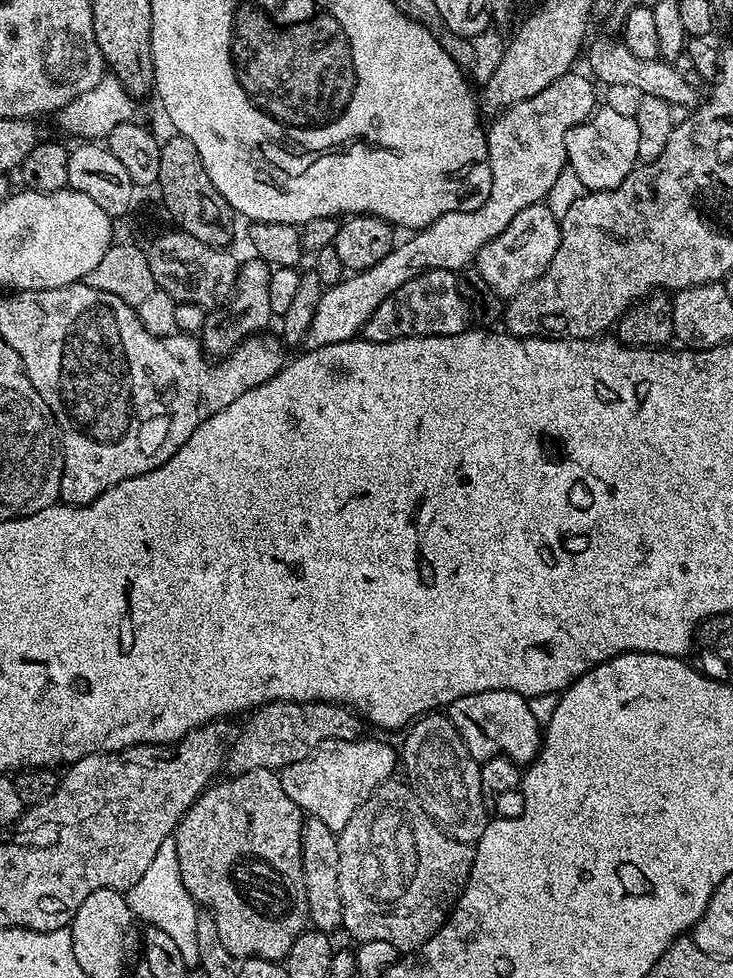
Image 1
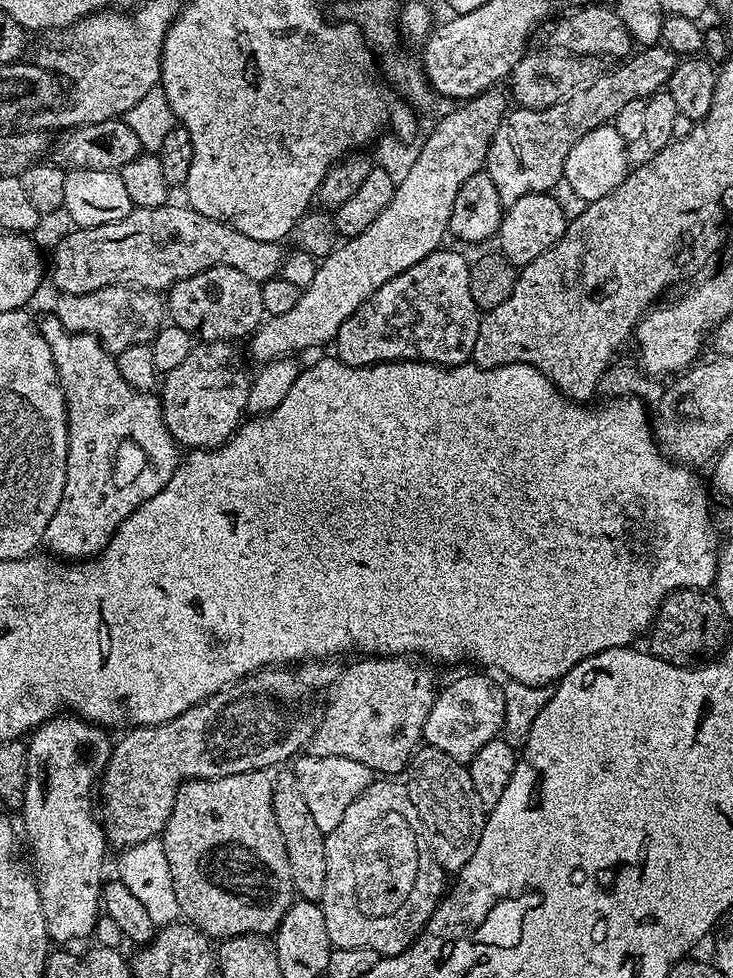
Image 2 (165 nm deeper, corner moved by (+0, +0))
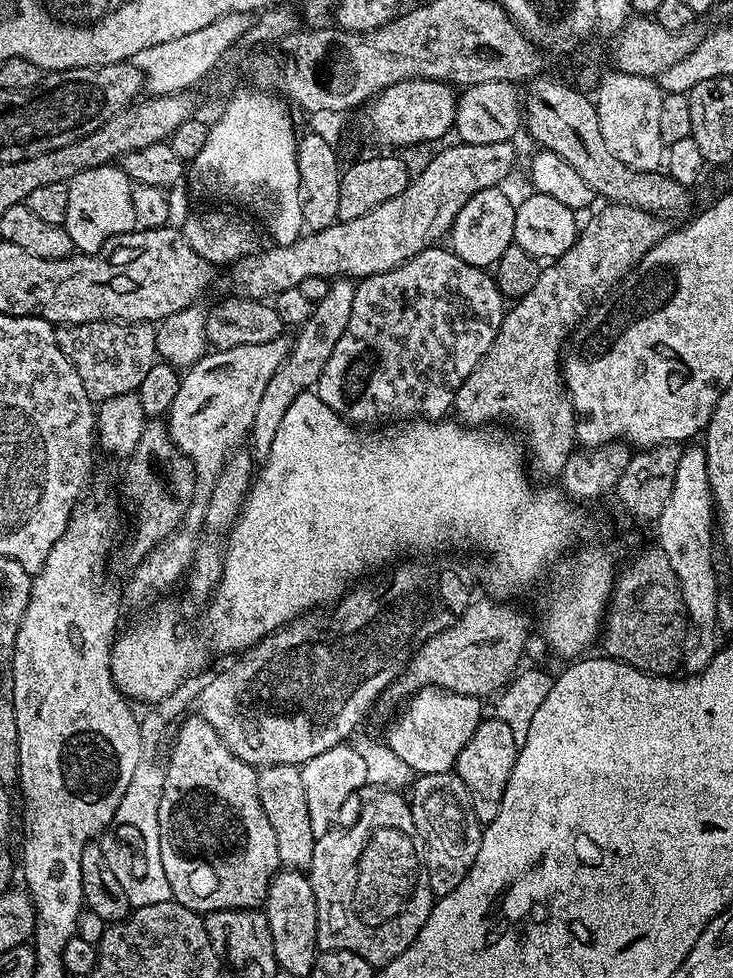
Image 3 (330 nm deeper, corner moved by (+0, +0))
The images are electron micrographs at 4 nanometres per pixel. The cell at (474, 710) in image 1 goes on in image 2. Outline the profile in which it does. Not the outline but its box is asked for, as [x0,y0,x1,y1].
[423,676,506,766]

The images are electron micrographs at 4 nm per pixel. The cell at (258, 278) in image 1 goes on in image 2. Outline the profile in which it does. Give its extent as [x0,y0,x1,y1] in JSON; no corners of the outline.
[163,340,252,449]

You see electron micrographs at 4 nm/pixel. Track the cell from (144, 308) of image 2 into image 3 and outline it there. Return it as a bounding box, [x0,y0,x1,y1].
[56,320,158,402]

